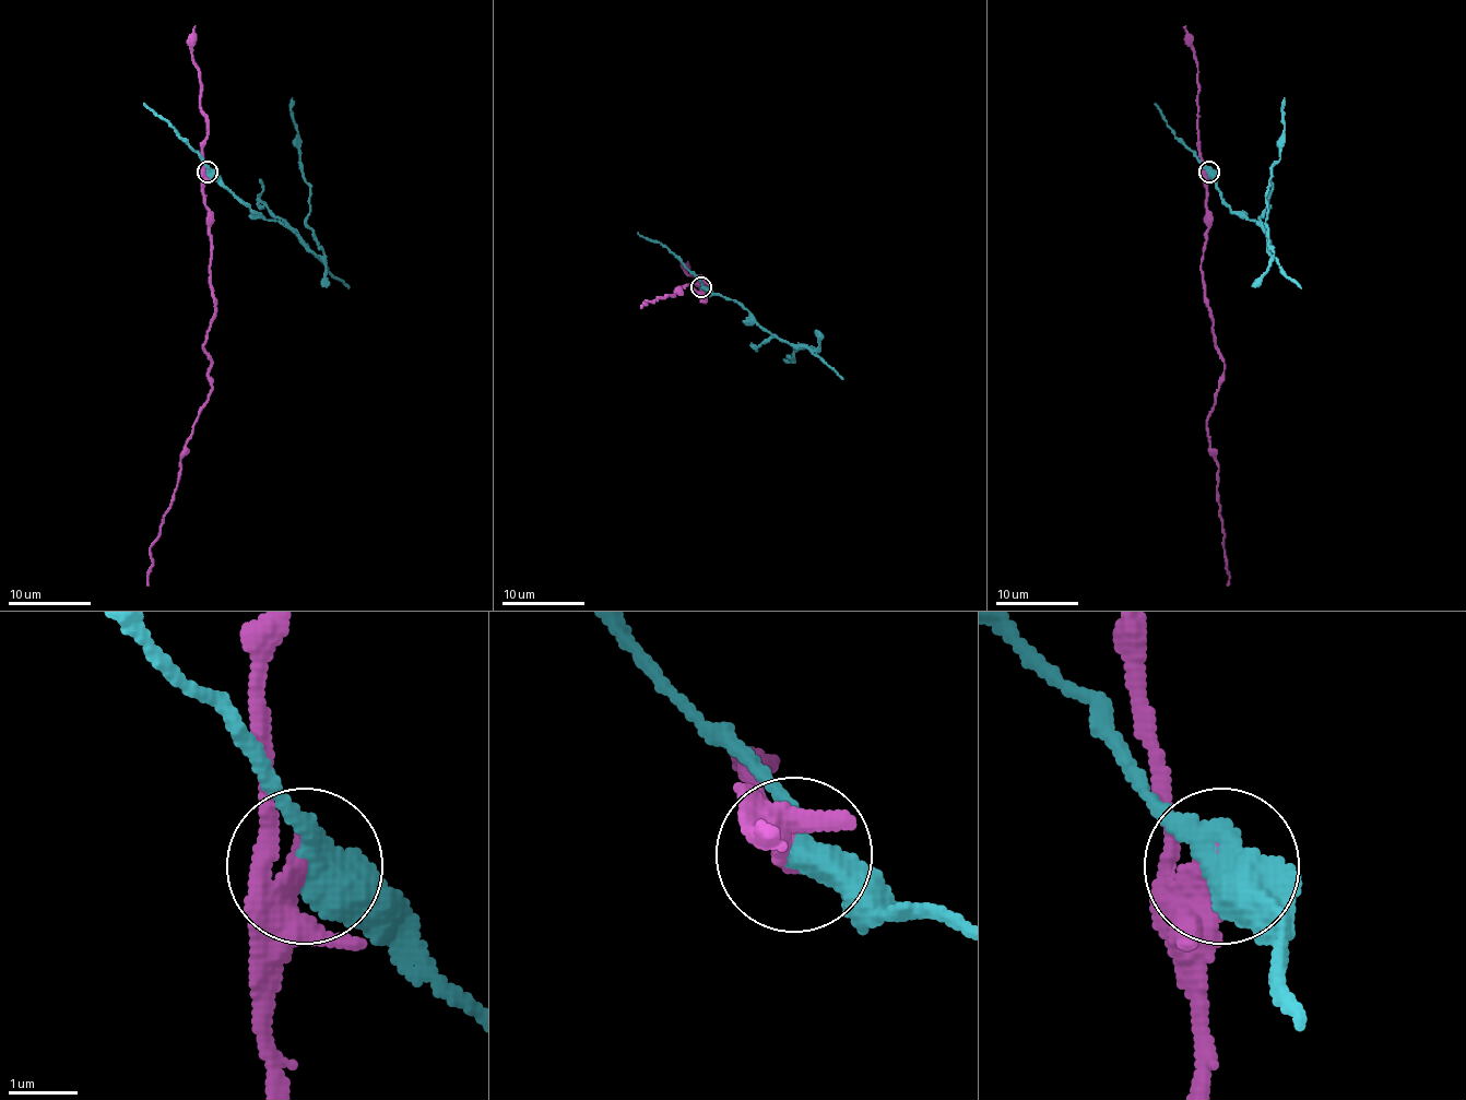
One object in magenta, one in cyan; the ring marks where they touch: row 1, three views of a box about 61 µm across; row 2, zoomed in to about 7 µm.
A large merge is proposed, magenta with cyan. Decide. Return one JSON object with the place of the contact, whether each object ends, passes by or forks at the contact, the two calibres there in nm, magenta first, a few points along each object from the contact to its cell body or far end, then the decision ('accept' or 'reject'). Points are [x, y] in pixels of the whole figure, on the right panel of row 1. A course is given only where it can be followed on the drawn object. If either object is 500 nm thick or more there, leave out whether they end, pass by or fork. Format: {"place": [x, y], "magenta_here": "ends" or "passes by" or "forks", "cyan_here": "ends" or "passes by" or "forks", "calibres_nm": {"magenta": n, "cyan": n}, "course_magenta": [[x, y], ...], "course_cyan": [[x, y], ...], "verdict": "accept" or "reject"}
{"place": [1209, 172], "magenta_here": "passes by", "cyan_here": "passes by", "calibres_nm": {"magenta": 300, "cyan": 440}, "course_magenta": [[1209, 172], [1202, 283], [1216, 350], [1225, 364], [1216, 403], [1207, 417], [1207, 440], [1218, 465], [1227, 584]], "course_cyan": [[1209, 172], [1222, 201], [1262, 228], [1272, 256], [1266, 191], [1272, 166], [1280, 157], [1285, 97]], "verdict": "reject"}

